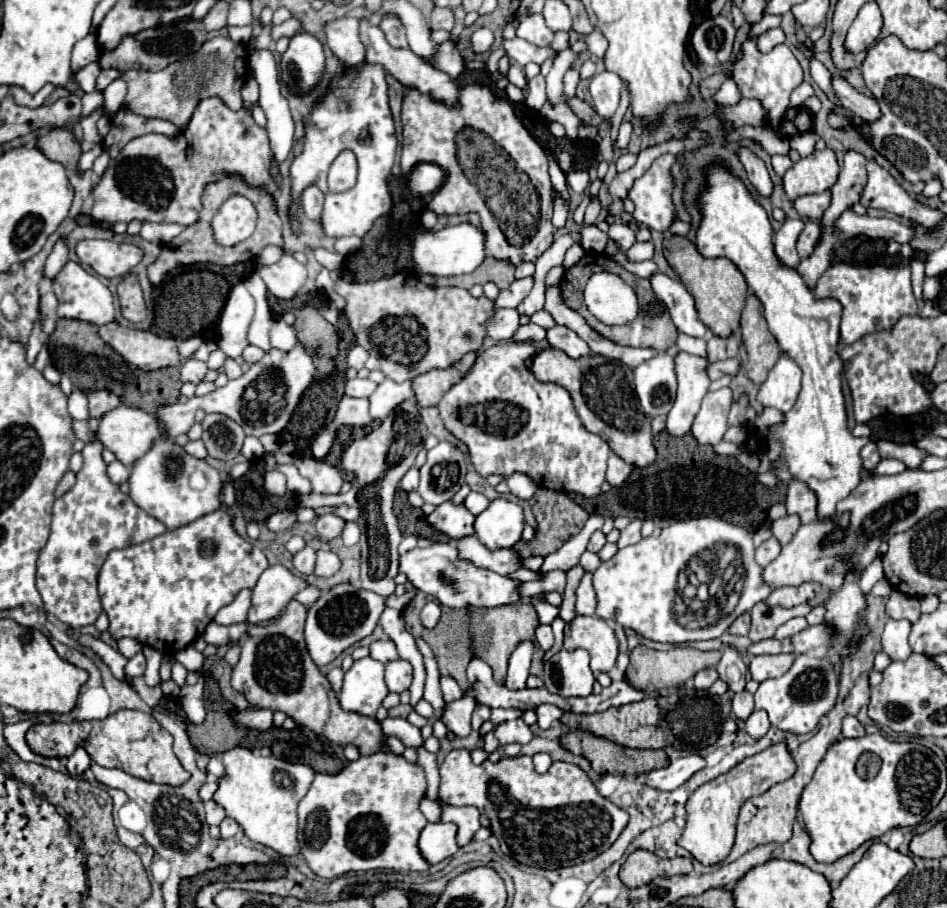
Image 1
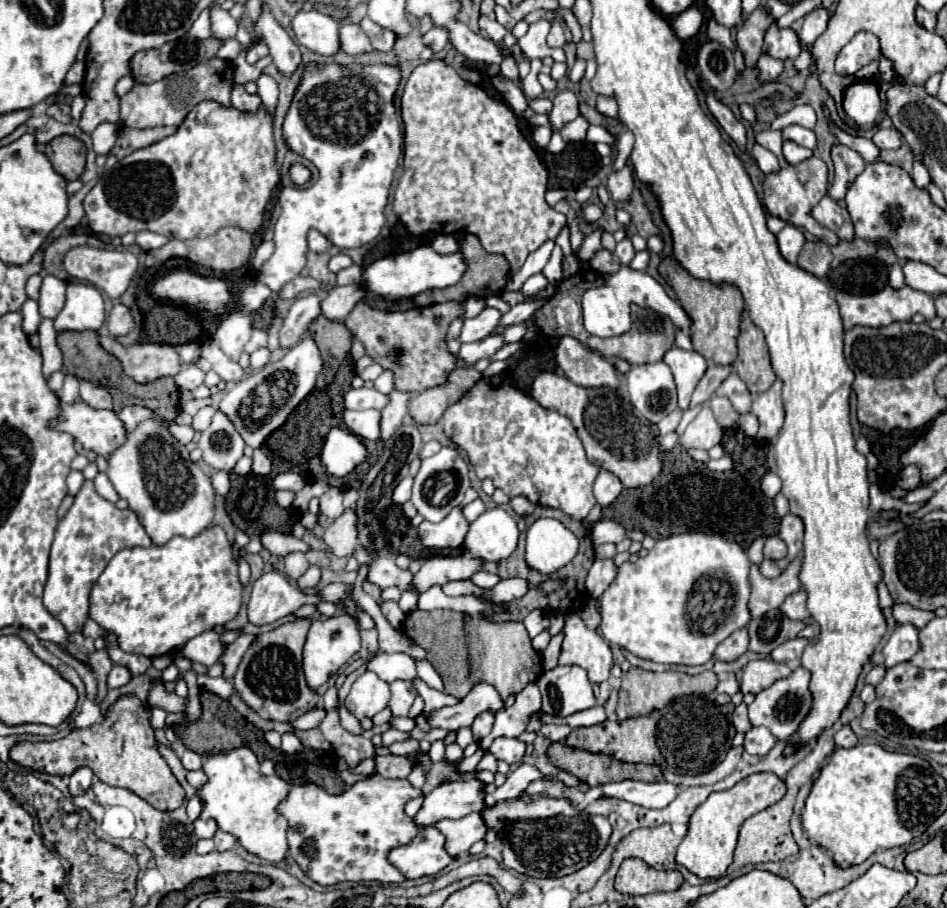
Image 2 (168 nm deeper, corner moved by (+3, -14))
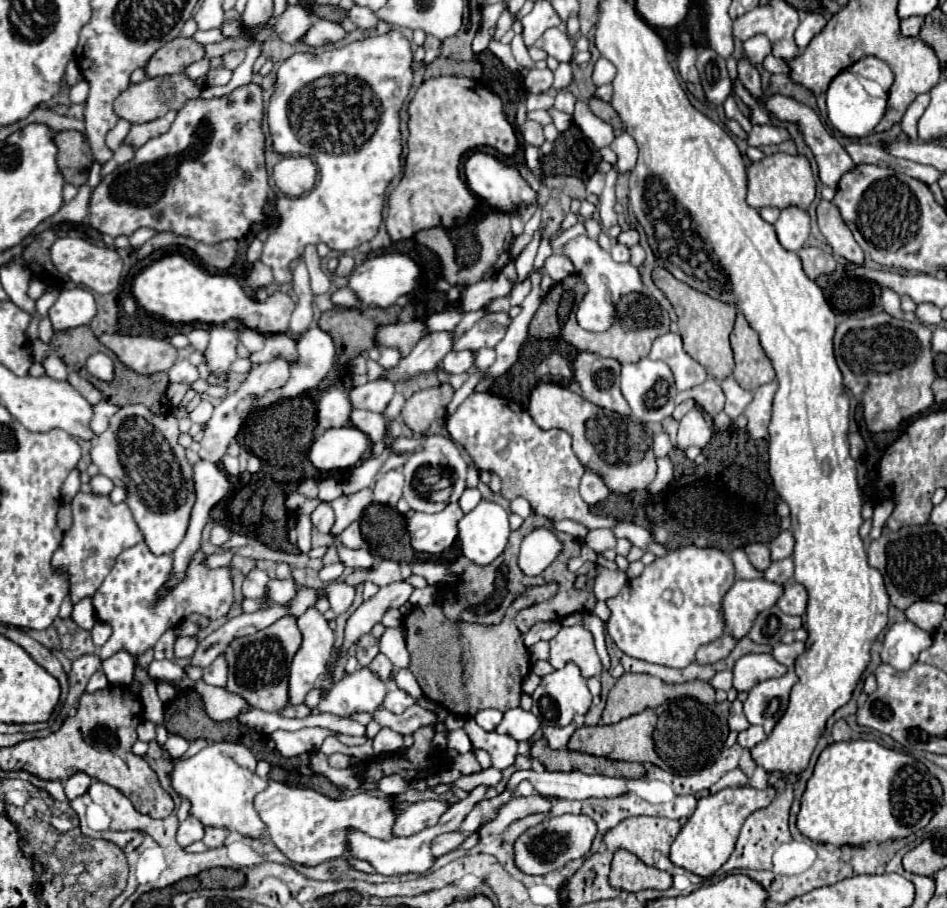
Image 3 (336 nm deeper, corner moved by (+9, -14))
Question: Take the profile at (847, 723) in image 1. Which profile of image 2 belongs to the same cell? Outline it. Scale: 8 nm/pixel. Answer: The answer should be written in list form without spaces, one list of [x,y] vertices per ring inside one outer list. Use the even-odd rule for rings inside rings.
[[[844,725],[844,727],[834,735],[834,741],[836,741],[836,747],[856,747],[856,745],[858,745],[858,739],[856,739],[854,731],[850,729],[850,725]]]

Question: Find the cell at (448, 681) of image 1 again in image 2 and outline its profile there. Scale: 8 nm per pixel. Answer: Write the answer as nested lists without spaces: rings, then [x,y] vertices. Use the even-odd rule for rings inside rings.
[[[428,661],[416,663],[416,669],[418,669],[418,677],[420,677],[422,681],[426,681],[430,687],[434,687],[434,689],[438,689],[438,691],[444,689],[440,675],[434,671],[434,667],[432,667]]]

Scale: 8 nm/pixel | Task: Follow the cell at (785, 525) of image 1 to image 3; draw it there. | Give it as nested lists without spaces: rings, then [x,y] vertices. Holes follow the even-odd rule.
[[[750,543],[744,547],[744,553],[748,555],[750,563],[758,569],[758,571],[764,571],[766,567],[770,567],[770,551],[768,551],[768,545],[764,543]]]

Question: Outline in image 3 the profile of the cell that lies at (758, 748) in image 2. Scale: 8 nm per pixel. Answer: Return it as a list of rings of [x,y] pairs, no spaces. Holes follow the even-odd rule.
[[[752,725],[752,727],[748,727],[746,731],[738,733],[738,743],[740,743],[742,747],[746,747],[746,749],[752,749],[754,745],[762,743],[764,739],[766,739],[766,733],[764,733],[762,727],[758,727],[758,725]]]

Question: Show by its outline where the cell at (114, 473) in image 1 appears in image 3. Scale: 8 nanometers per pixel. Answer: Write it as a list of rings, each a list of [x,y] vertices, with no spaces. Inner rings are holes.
[[[96,475],[96,477],[92,477],[90,487],[92,487],[92,493],[94,493],[94,495],[104,495],[104,497],[108,497],[108,495],[112,493],[112,489],[114,489],[114,483],[112,483],[110,479],[106,479],[104,475]]]

